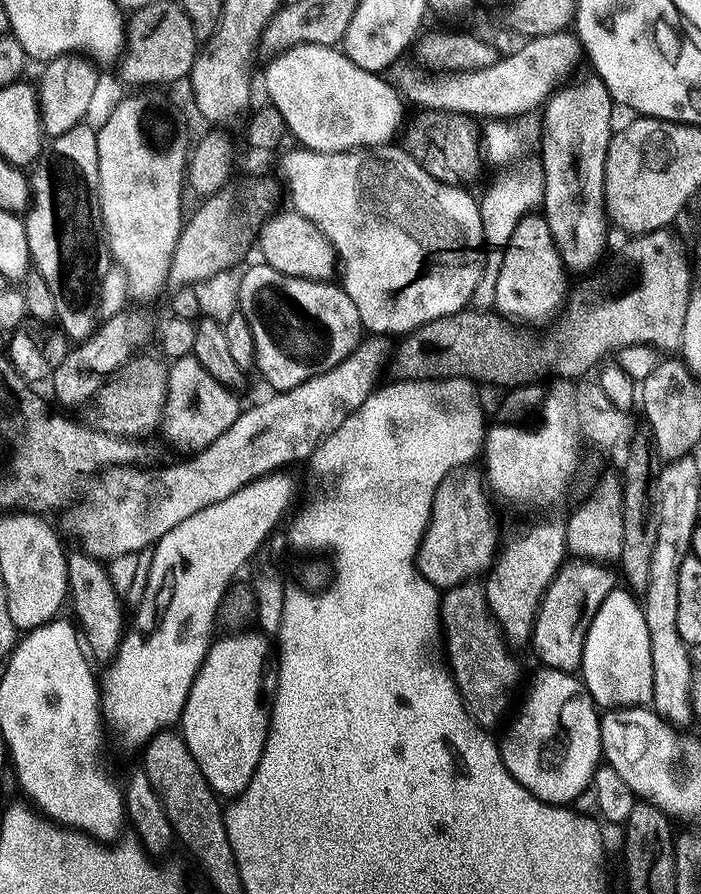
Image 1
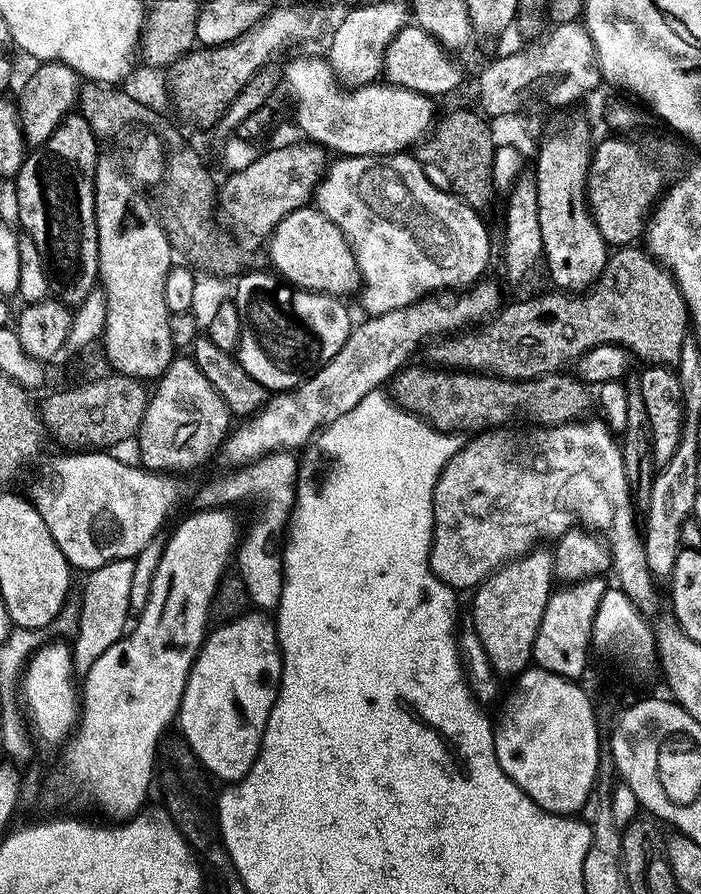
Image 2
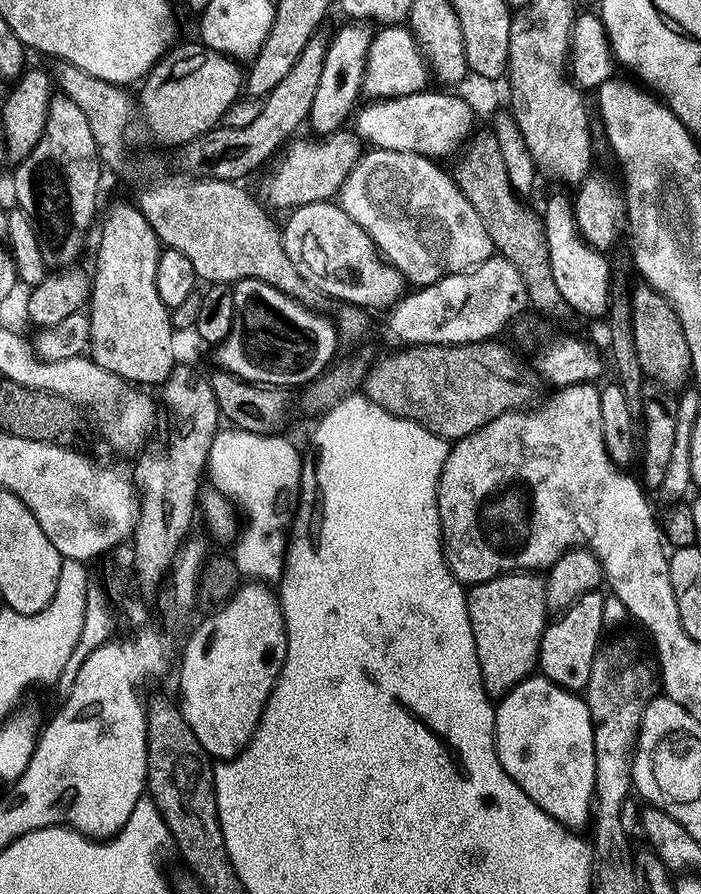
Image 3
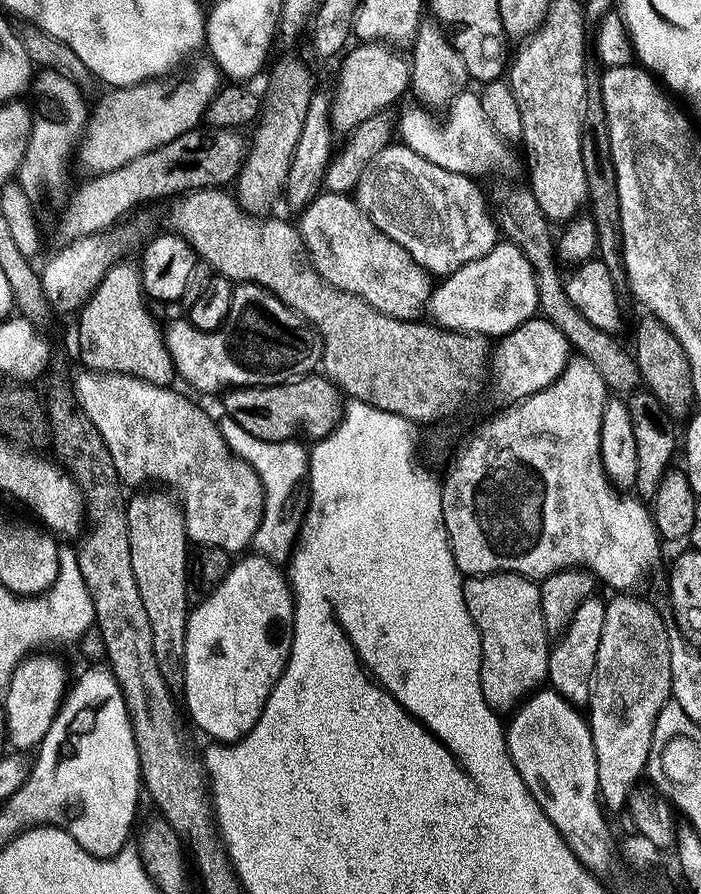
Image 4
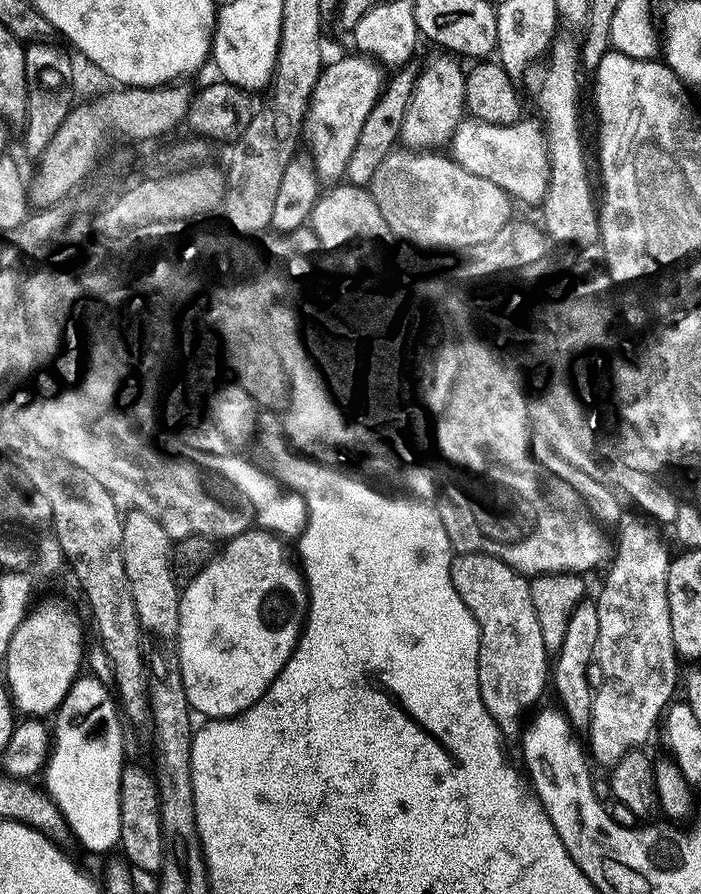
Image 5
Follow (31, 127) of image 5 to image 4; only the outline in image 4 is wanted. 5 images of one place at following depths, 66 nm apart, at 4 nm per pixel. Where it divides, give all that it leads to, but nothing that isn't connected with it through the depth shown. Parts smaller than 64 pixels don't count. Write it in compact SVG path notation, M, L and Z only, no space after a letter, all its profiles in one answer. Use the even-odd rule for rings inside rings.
M41 67L33 75L30 96L36 99L36 104L32 114L30 142L26 146L26 154L18 173L18 183L33 202L64 202L69 199L68 163L71 160L73 163L74 153L81 143L90 115L90 104L84 101L83 94L81 87L54 69Z

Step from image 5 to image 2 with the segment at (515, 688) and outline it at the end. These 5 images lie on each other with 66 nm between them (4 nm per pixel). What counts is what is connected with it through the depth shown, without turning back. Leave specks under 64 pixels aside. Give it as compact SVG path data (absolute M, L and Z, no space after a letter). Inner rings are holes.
M533 550L525 556L519 556L517 560L512 560L504 567L496 569L475 589L476 597L472 600L472 624L470 626L482 642L488 654L488 660L491 661L497 673L505 672L509 678L512 678L529 667L534 638L538 638L538 626L542 626L542 614L546 610L546 602L552 597L553 591L554 562L552 553L548 550Z

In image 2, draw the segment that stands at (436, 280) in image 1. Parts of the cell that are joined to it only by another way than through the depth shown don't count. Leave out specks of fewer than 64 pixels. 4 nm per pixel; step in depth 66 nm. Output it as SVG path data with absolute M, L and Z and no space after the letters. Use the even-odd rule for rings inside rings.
M393 152L391 156L340 156L333 159L316 186L314 204L340 227L352 245L362 281L358 297L368 316L381 316L417 304L433 294L471 286L487 273L484 271L492 256L492 244L480 221L481 213L432 182L415 155Z

